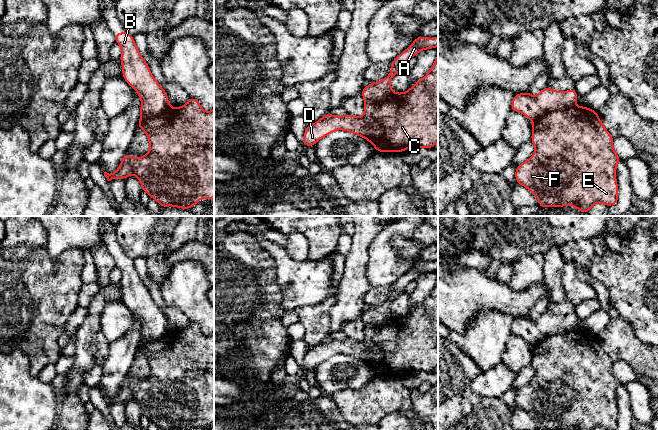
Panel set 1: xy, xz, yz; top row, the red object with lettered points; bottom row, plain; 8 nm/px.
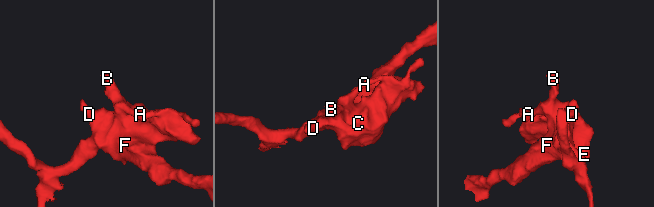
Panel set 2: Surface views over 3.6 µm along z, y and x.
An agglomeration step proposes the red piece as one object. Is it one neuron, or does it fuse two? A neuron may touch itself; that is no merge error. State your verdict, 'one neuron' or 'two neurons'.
two neurons

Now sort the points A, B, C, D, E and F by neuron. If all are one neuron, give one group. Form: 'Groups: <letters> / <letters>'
Groups: A B / C D E F

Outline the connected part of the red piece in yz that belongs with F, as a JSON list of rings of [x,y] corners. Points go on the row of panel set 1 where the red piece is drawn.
[[[572,106],[544,114],[533,122],[531,142],[535,145],[535,152],[529,160],[516,167],[516,181],[538,198],[540,208],[572,205],[580,212],[588,213],[596,203],[613,206],[618,202],[616,166],[620,161],[614,151],[613,140],[597,111],[587,107]]]

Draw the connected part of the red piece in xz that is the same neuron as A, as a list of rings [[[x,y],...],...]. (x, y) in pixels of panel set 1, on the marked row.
[[[419,36],[414,42],[399,56],[392,61],[392,68],[387,77],[378,82],[371,82],[366,88],[362,89],[361,95],[365,100],[373,103],[379,103],[385,98],[393,94],[393,90],[390,85],[391,79],[398,74],[398,72],[404,68],[406,62],[413,56],[425,49],[432,49],[438,46],[438,37],[426,38]]]

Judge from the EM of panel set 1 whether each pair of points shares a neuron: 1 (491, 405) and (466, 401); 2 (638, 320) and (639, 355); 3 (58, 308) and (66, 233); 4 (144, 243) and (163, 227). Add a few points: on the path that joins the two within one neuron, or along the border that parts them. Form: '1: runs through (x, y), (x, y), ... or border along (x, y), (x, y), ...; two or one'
1: border along (481, 398), (464, 419); two
2: border along (625, 320), (630, 325), (633, 333), (647, 344); two
3: border along (47, 235), (51, 256), (81, 251); two
4: runs through (149, 238), (158, 229); one

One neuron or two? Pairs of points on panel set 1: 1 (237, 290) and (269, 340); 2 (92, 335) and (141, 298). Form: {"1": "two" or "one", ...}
{"1": "one", "2": "two"}

